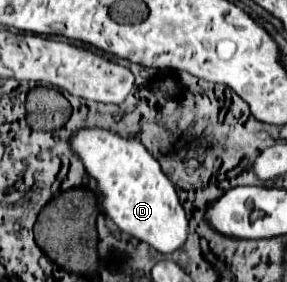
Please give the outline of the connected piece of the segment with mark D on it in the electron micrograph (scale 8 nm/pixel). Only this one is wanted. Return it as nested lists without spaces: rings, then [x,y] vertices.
[[[93,127],[77,131],[75,137],[69,139],[69,145],[85,163],[87,173],[97,179],[103,209],[121,231],[151,245],[159,253],[173,253],[185,243],[187,217],[175,187],[139,141],[129,141]]]

